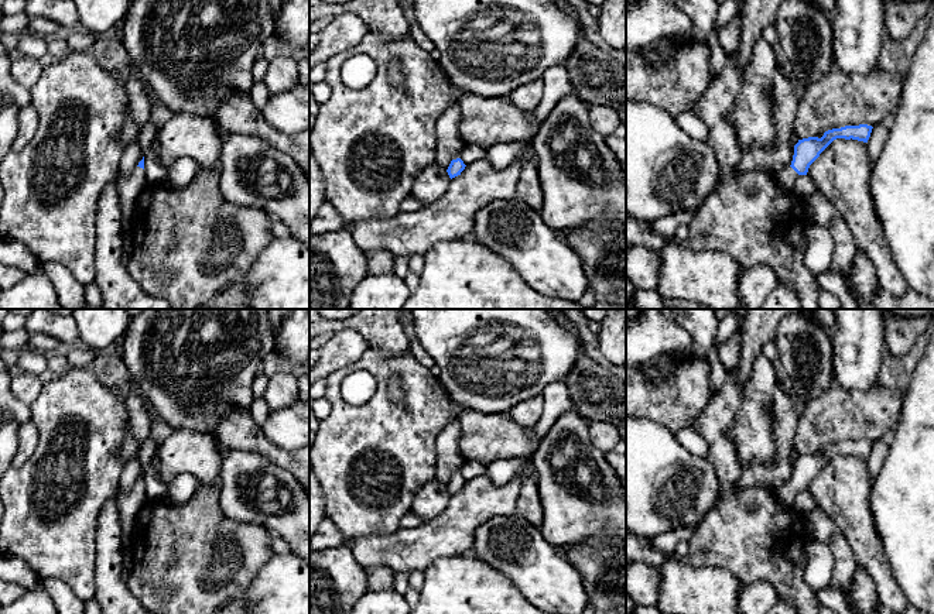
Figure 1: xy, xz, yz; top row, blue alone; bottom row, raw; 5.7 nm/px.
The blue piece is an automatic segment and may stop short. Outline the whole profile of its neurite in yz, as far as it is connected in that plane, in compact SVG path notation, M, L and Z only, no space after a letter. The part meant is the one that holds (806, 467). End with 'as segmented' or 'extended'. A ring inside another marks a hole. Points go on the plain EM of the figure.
M845 442L832 445L824 449L821 455L808 453L798 456L794 462L794 471L791 481L774 491L776 498L790 511L796 514L794 502L798 491L807 491L810 481L820 473L820 470L837 455L858 456L868 459L872 442Z; extended

